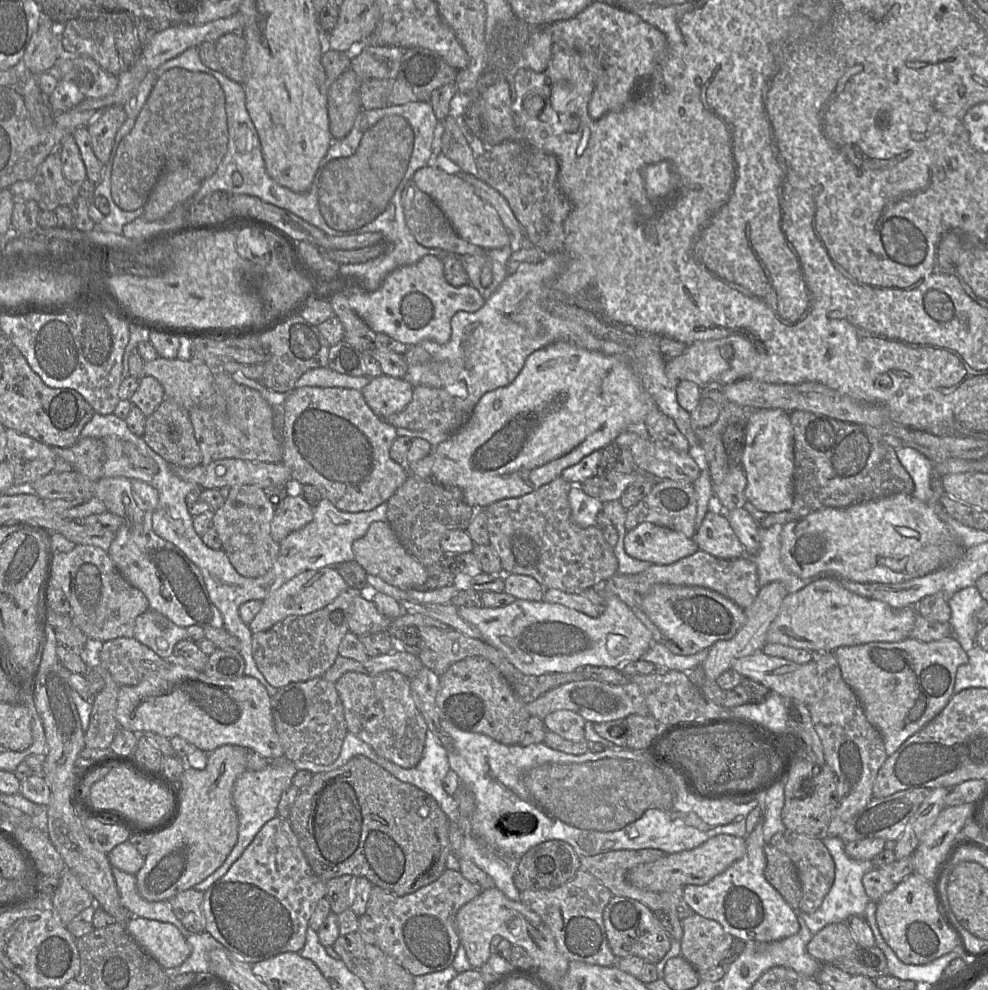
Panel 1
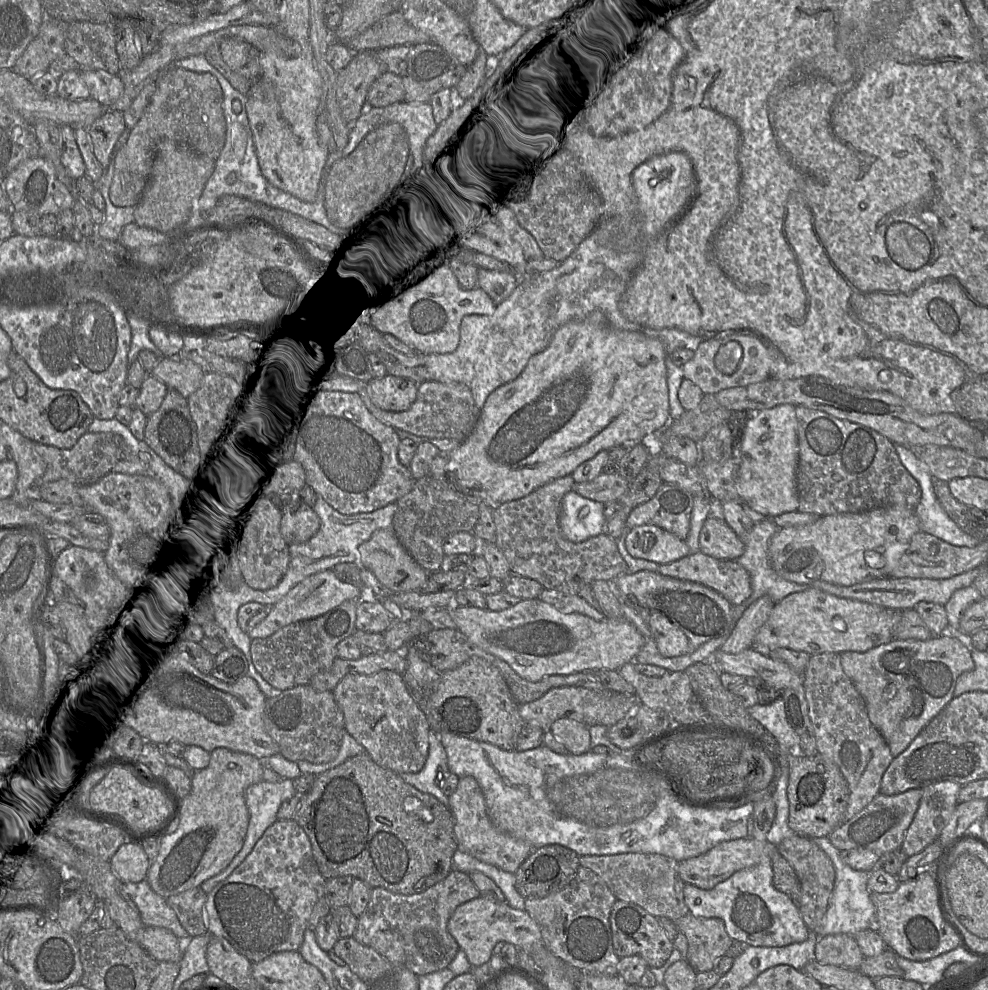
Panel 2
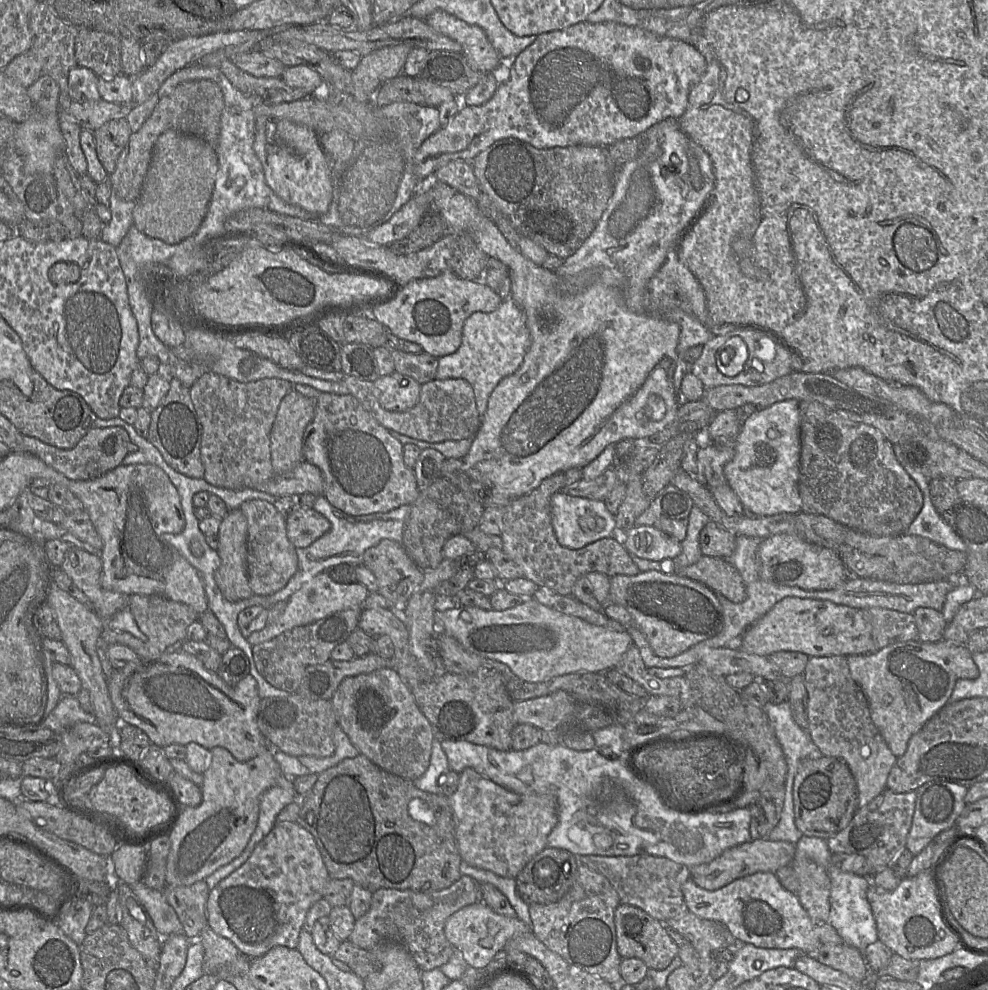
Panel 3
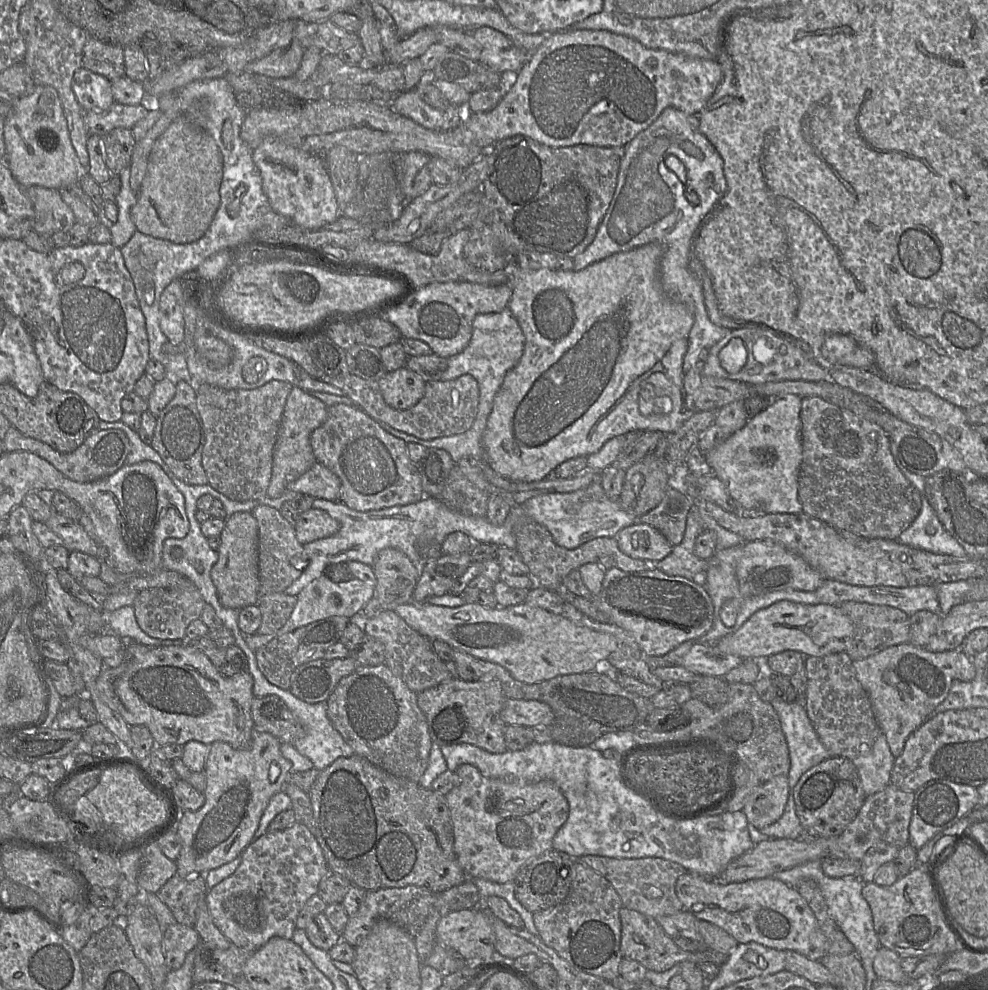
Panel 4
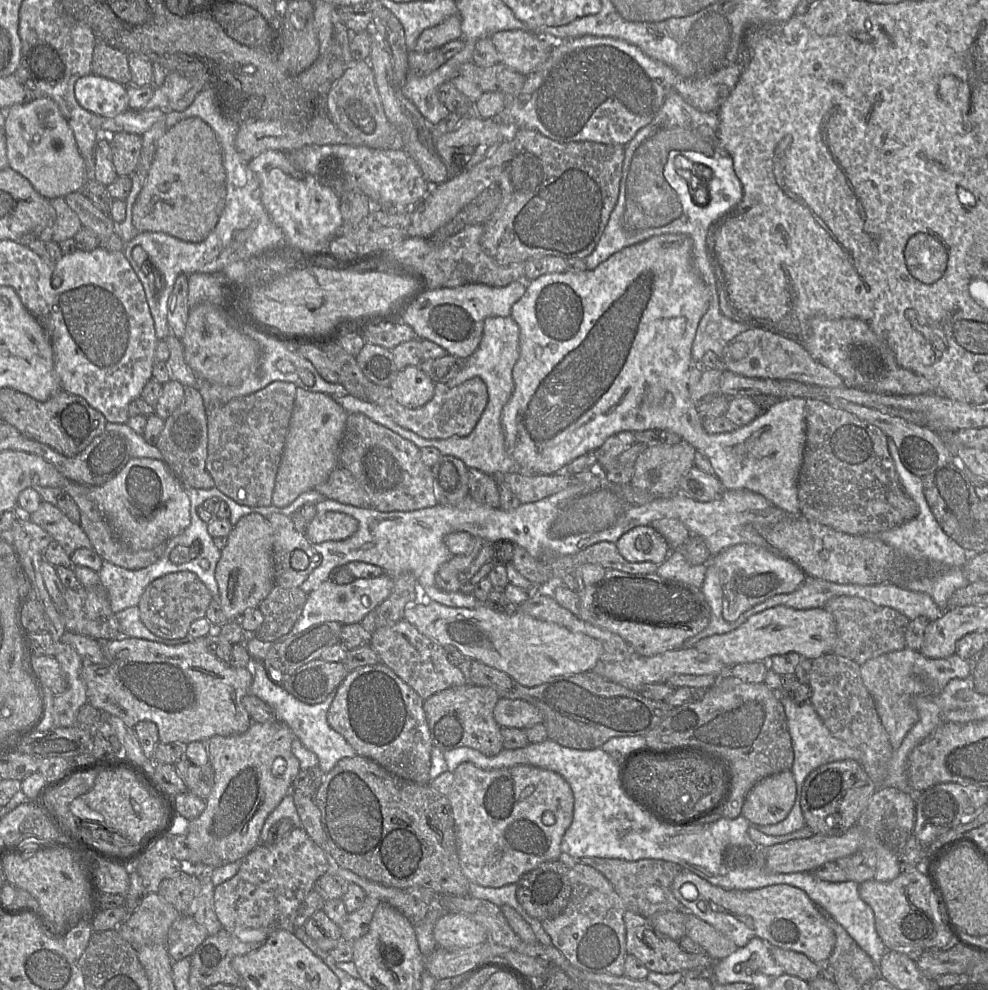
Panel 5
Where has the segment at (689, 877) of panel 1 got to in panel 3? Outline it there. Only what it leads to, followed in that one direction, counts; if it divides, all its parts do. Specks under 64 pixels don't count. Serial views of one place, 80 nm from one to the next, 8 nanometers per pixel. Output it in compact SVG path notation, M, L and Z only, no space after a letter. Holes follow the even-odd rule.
M755 839L727 849L709 863L690 867L690 876L691 879L701 888L713 891L730 884L736 879L758 872L776 873L776 871L781 867L792 863L795 853L796 844L787 841Z

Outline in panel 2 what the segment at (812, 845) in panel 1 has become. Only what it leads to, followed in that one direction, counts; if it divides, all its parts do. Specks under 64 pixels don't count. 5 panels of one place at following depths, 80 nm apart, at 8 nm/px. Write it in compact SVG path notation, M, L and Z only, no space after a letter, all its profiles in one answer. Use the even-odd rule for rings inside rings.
M794 834L777 846L778 852L794 868L801 885L800 914L809 930L818 932L823 926L830 897L835 884L835 868L828 855L809 837Z

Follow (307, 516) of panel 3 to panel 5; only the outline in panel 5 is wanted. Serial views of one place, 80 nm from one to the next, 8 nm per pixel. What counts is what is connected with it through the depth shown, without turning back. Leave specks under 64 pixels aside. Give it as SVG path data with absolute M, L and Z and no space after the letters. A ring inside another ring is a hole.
M326 511L317 513L307 524L305 536L311 544L340 541L352 536L358 529L358 521L350 515Z

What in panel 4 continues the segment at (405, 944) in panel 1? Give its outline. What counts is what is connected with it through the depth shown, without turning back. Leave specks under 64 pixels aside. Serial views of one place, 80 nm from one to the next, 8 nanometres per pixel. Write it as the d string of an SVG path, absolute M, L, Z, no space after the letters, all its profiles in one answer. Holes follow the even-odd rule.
M465 880L462 884L442 892L434 892L413 885L367 891L358 911L353 916L349 916L341 939L356 947L368 936L378 919L387 919L411 935L423 965L437 943L436 929L439 920L450 912L478 908L481 905L484 905L483 899L472 880Z

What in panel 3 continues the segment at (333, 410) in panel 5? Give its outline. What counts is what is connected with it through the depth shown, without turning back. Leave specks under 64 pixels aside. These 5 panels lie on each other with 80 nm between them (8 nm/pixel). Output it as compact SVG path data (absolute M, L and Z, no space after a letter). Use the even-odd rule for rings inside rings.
M291 389L281 400L271 432L273 473L281 475L304 461L303 435L315 414L316 399Z

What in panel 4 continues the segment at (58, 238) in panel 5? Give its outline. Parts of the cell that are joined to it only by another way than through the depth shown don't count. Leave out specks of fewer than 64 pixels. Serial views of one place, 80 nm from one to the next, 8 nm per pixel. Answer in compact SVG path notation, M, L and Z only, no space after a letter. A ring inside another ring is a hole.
M41 186L22 188L33 205L33 229L37 233L52 236L55 232L66 231L75 224L74 213L63 201L59 190Z

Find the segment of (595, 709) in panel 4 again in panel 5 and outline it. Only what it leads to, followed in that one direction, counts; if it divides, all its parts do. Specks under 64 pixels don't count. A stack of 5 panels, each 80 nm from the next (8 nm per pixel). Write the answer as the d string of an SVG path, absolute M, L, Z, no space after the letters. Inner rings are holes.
M472 661L469 682L493 689L500 698L520 699L537 707L543 716L542 724L548 738L561 746L577 750L600 748L613 737L646 736L664 720L672 708L664 701L645 698L593 671L557 676L528 688L502 671Z

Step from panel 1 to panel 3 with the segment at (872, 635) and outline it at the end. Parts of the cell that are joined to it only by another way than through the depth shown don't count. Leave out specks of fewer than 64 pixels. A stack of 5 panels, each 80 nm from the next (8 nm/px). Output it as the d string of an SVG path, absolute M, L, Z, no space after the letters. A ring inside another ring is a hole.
M790 596L777 602L743 632L740 649L765 657L779 651L801 652L809 657L868 655L872 654L871 634L862 609Z

